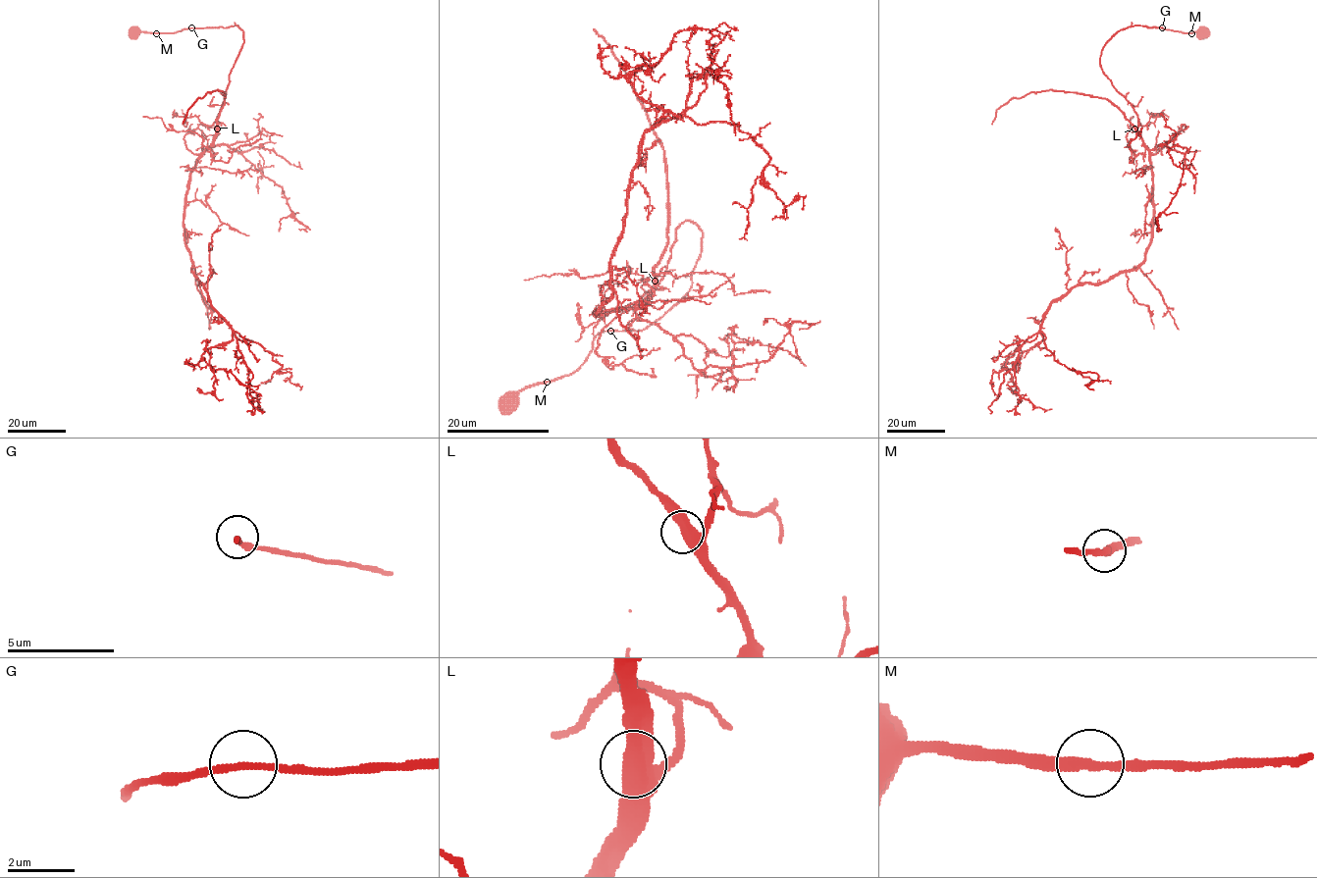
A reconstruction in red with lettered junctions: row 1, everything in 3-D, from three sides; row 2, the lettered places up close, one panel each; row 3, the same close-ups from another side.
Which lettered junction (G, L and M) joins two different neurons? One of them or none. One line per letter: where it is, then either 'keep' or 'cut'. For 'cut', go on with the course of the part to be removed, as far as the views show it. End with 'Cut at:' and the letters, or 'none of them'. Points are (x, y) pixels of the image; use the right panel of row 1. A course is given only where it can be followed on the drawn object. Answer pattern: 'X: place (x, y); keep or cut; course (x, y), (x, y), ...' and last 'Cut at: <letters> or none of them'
G: place (1162, 27); keep
L: place (1134, 129); keep
M: place (1191, 33); keep
Cut at: none of them

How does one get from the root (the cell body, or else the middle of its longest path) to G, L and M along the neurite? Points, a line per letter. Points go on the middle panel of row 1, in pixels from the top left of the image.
G: (507, 400), (512, 400), (528, 387), (571, 375), (584, 362), (592, 349), (593, 338), (601, 333), (609, 331)
L: (507, 400), (571, 375), (601, 333), (659, 320), (692, 284), (692, 221), (655, 281)
M: (507, 400), (512, 400), (528, 387), (547, 383)

